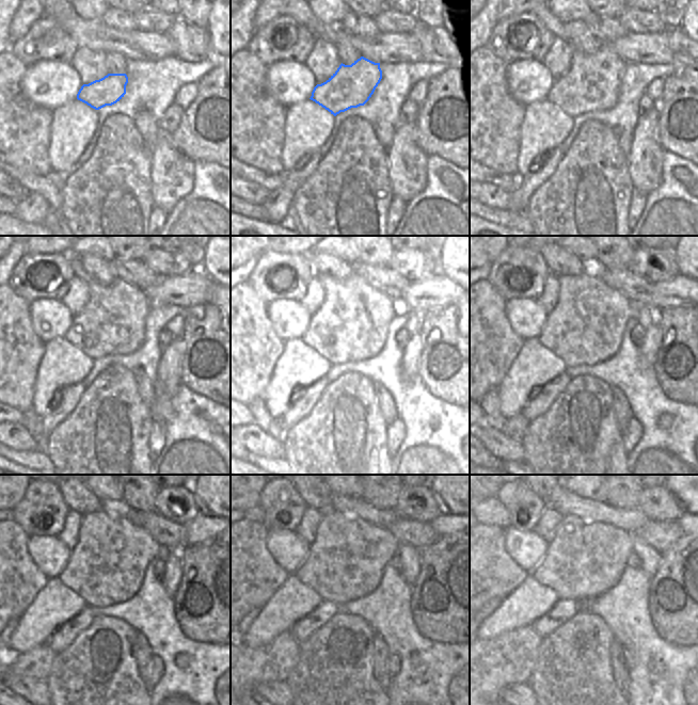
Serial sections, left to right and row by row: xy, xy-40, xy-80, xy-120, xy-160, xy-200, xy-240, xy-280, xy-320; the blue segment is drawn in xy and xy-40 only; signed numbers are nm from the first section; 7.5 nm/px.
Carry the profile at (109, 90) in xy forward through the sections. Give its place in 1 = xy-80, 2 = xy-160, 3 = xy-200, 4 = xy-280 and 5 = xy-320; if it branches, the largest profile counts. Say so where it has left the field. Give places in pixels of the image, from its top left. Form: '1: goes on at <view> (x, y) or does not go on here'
1: goes on at xy-80 (592, 83)
2: goes on at xy-160 (350, 325)
3: goes on at xy-200 (586, 326)
4: goes on at xy-280 (346, 561)
5: goes on at xy-320 (585, 559)

